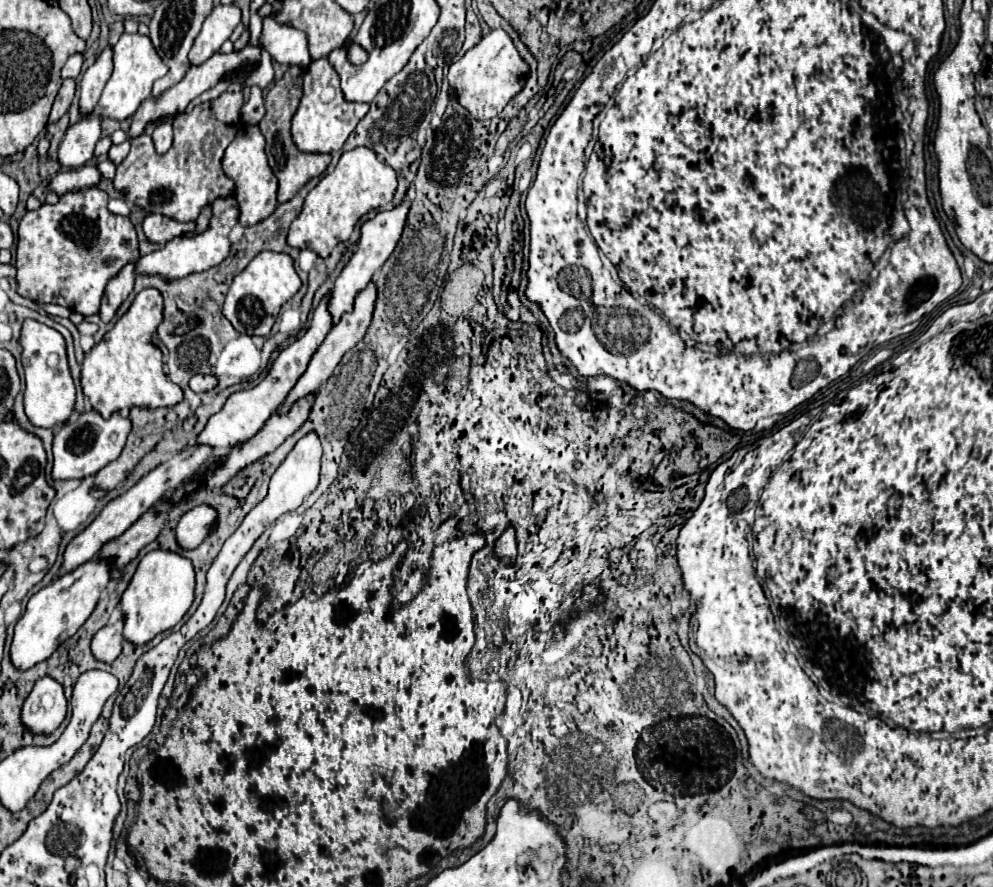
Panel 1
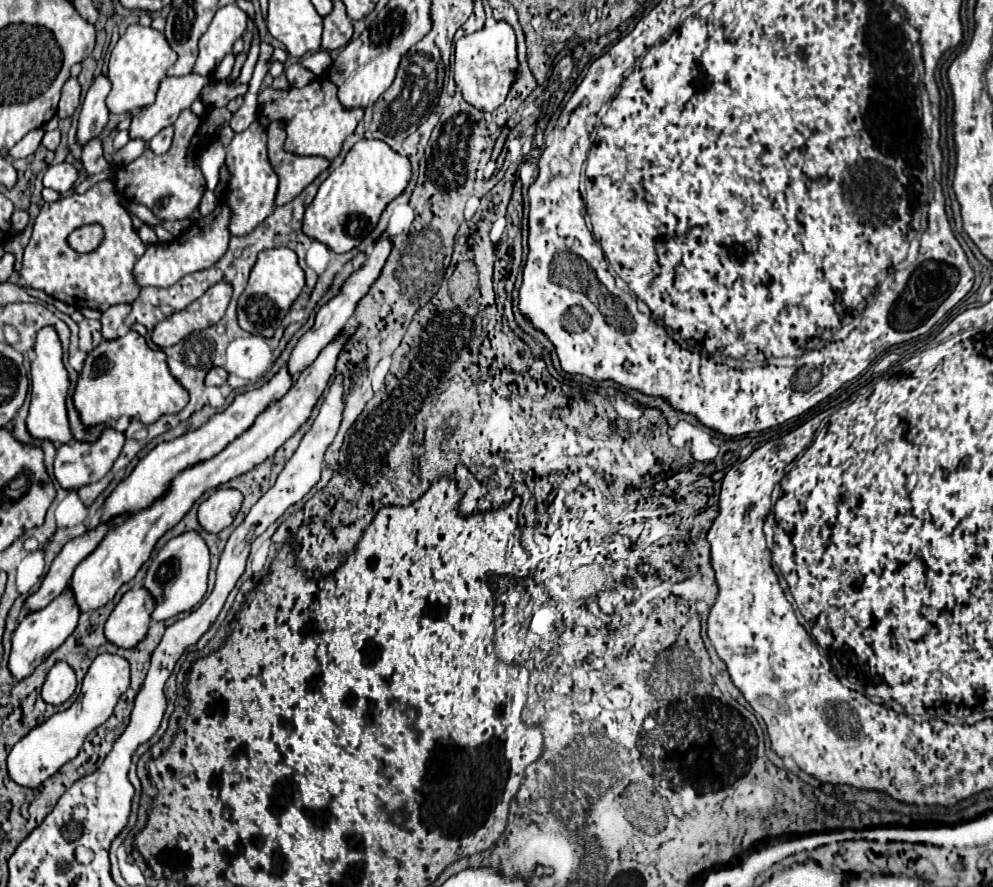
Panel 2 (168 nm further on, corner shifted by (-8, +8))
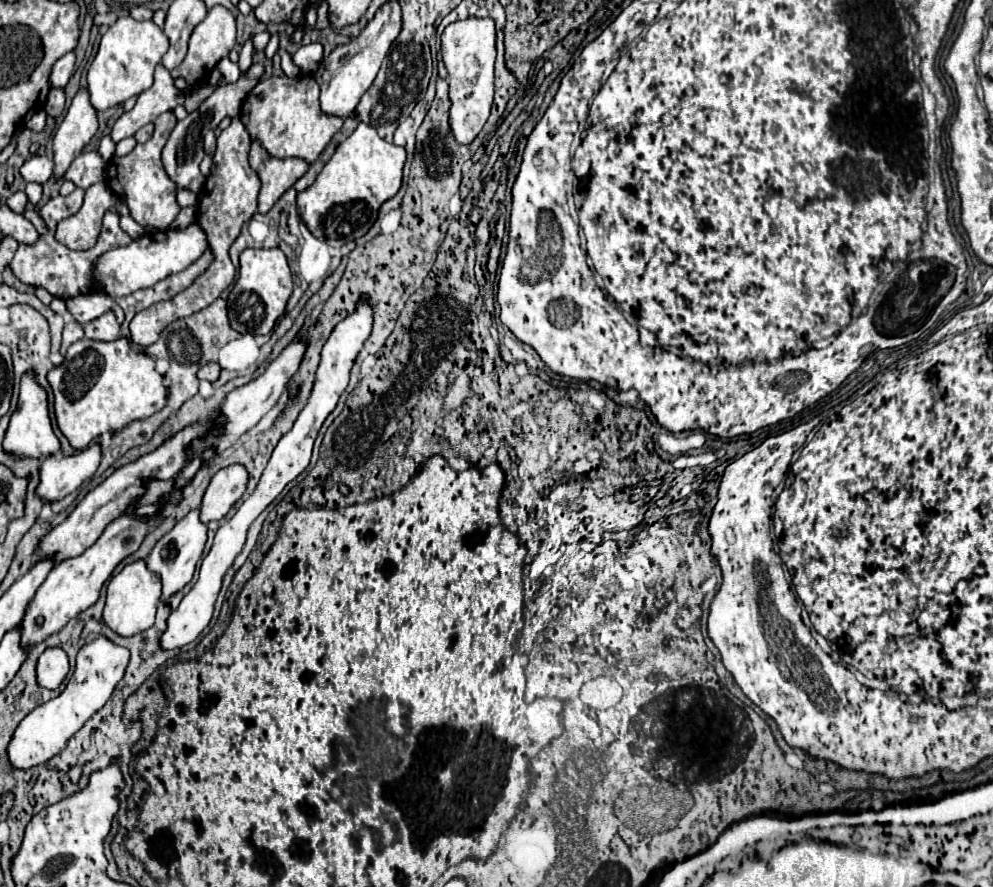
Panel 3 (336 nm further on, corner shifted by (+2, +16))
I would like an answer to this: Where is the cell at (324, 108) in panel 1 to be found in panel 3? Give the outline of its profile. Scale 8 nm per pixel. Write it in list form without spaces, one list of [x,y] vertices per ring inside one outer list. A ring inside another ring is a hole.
[[[310,74],[296,78],[268,78],[260,80],[246,96],[240,112],[240,120],[252,138],[258,138],[262,146],[276,158],[304,158],[316,162],[332,136],[342,128],[344,118],[324,114],[320,108],[320,86]]]

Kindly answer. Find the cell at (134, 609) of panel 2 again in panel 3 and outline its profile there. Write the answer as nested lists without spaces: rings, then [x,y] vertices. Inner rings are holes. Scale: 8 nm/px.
[[[138,560],[134,564],[128,564],[108,584],[106,606],[104,606],[102,620],[108,628],[112,628],[120,636],[140,634],[154,624],[154,614],[156,614],[160,594],[162,594],[162,584],[160,584],[158,574],[150,572],[142,560]]]

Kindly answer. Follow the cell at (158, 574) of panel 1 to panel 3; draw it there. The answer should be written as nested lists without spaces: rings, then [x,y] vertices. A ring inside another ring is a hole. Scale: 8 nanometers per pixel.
[[[198,510],[188,512],[168,534],[164,534],[156,542],[156,546],[152,548],[152,552],[148,554],[144,562],[150,572],[156,572],[162,576],[162,598],[160,600],[168,600],[172,594],[180,592],[192,580],[196,564],[202,556],[204,544],[206,544],[206,524],[200,522]]]

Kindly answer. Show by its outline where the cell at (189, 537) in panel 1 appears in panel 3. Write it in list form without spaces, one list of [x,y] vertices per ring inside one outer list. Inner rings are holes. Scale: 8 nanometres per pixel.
[[[240,464],[216,472],[204,492],[200,506],[200,520],[204,524],[212,520],[222,520],[234,506],[234,502],[244,494],[246,478],[248,478],[246,470]]]

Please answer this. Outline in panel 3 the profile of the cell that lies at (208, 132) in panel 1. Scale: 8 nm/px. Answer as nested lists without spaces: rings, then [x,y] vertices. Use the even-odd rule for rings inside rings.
[[[172,110],[160,114],[154,122],[154,134],[146,144],[136,144],[136,148],[128,154],[128,156],[114,156],[108,162],[108,170],[106,170],[106,182],[112,188],[112,192],[124,200],[130,208],[132,218],[142,224],[142,226],[154,226],[158,230],[164,230],[172,224],[172,220],[178,216],[180,206],[176,202],[176,192],[178,192],[178,184],[166,174],[162,160],[160,160],[160,152],[162,146],[168,140],[168,134],[172,132],[172,128],[176,126],[176,116]]]

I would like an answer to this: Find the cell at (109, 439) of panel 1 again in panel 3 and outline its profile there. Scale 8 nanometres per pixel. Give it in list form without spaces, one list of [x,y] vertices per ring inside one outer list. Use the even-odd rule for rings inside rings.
[[[90,444],[86,450],[72,456],[48,456],[42,460],[42,474],[38,484],[38,496],[46,502],[56,502],[74,492],[84,480],[92,478],[102,460],[100,444]]]

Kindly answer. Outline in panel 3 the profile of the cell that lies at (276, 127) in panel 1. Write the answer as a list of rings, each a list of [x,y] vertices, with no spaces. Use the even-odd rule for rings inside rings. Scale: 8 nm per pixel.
[[[252,140],[250,150],[250,166],[258,172],[262,180],[260,196],[258,196],[258,212],[266,214],[276,200],[308,170],[308,162],[302,158],[274,158],[262,146],[260,140]]]

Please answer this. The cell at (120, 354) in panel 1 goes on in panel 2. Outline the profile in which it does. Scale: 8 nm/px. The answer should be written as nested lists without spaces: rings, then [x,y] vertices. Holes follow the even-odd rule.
[[[130,330],[116,340],[102,340],[84,362],[74,390],[74,408],[86,428],[98,424],[116,422],[120,416],[152,424],[164,414],[176,414],[188,404],[188,392],[170,374],[166,366],[166,354],[158,348],[150,348],[146,340]]]

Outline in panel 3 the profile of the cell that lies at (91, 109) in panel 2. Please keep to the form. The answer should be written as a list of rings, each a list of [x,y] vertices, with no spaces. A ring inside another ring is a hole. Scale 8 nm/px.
[[[80,88],[74,96],[64,122],[54,136],[54,176],[62,176],[74,156],[90,142],[98,130],[98,112],[90,104],[88,88]]]

